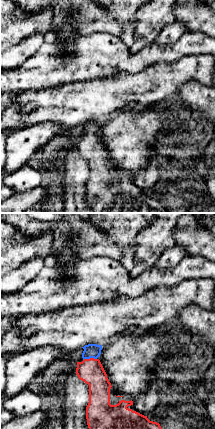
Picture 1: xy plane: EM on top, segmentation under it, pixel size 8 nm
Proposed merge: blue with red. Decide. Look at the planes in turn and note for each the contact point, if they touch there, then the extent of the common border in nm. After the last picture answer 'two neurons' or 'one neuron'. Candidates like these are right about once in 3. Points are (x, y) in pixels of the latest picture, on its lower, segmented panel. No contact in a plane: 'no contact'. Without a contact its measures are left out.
(89, 358) | 110 nm

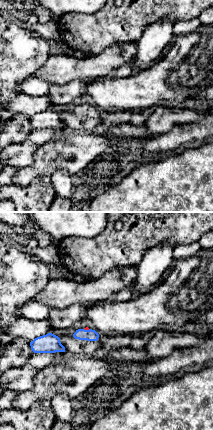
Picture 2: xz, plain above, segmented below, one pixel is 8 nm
(87, 330) | 50 nm

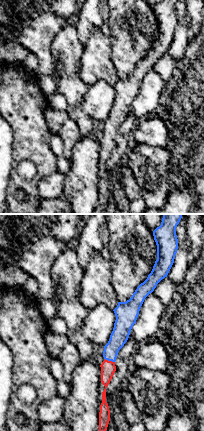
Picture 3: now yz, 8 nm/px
(109, 360) | 90 nm

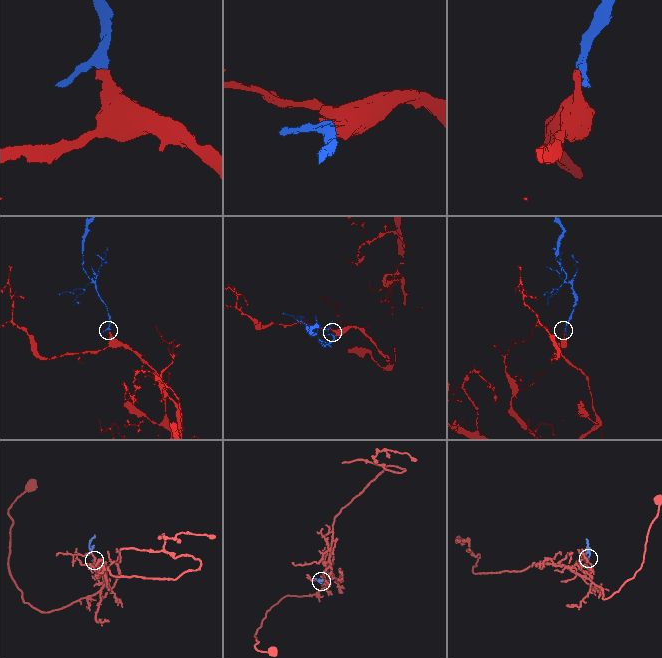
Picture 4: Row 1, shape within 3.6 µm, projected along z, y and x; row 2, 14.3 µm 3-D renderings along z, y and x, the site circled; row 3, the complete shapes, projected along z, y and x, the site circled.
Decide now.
one neuron

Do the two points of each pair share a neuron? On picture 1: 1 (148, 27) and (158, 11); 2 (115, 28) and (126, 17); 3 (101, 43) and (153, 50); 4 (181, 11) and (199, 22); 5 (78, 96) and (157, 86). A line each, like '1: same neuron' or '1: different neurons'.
1: same neuron
2: different neurons
3: same neuron
4: same neuron
5: same neuron

